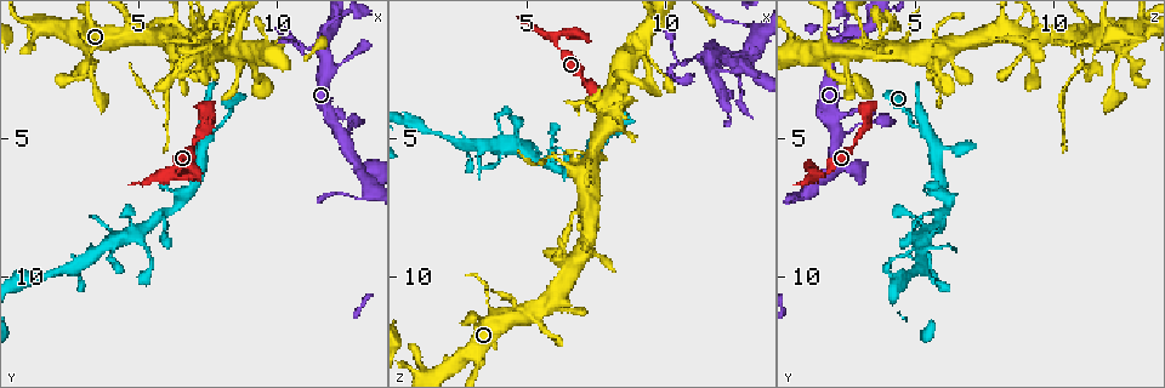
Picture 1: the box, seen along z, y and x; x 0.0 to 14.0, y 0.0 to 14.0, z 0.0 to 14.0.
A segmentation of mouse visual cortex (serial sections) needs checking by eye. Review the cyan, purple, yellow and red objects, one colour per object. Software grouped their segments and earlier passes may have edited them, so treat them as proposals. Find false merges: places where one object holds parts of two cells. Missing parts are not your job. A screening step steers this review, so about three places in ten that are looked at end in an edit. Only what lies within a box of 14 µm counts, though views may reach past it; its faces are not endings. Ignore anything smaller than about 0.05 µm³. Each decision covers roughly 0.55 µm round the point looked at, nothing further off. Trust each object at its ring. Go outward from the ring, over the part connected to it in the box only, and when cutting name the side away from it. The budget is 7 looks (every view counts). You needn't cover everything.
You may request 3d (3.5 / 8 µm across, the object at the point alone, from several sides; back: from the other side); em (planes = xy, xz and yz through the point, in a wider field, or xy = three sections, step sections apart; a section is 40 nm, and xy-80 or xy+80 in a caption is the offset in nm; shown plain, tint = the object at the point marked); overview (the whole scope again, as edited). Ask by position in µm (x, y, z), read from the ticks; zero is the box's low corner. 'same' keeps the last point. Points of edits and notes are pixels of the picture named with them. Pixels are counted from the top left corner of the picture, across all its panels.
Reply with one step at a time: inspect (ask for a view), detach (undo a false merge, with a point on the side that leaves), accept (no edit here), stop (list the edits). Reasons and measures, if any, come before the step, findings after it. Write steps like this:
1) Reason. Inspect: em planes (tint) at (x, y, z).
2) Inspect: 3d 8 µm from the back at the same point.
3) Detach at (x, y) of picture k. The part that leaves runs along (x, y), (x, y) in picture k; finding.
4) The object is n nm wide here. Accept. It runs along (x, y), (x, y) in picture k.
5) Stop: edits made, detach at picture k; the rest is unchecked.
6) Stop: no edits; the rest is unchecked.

Narrows sharply. Inspect: 3d 3.5 µm from the back at (7.4, 4.5, 3.3).

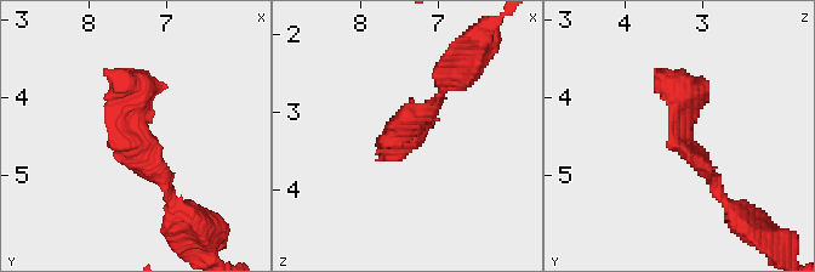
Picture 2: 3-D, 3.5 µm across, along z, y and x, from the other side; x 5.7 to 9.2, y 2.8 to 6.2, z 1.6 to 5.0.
Accept. It runs along (719, 191), (657, 72) in picture 2; continuous, no second cell.

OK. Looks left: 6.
Thin neck. Inspect: 3d 3.5 µm from the back at (9.0, 2.1, 1.9).

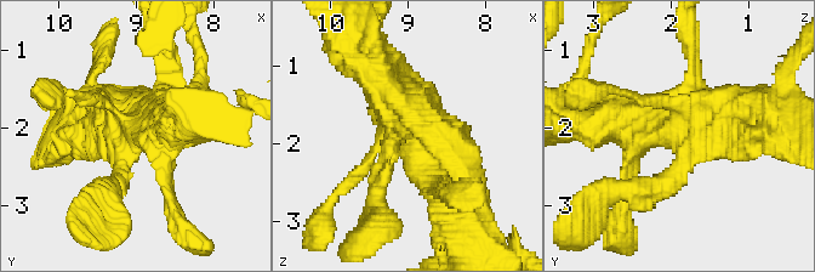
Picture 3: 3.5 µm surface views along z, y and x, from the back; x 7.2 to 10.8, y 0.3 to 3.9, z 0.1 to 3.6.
Inspect: em planes (tint) at (9.00, 2.05, 1.85).

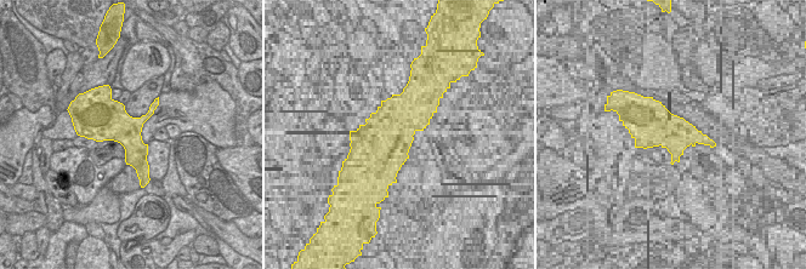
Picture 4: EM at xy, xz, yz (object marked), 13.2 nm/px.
Accept. It runs along (455, 198), (444, 151), (377, 64) in picture 3; continuous, no second cell.

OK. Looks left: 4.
Three-way junction. Inspect: 3d 3.5 µm at (5.8, 7.7, 6.0).

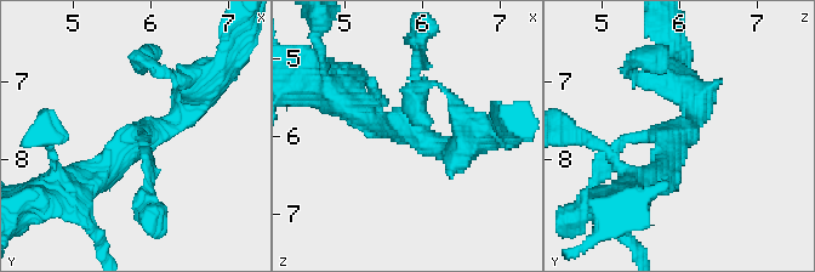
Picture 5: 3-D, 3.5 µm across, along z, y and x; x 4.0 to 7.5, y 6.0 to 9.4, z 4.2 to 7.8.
3 arms meet here; the arms are 150, 350, 350 nm wide; need the tissue. Inspect: em xy step 3 (tint) at (5.80, 7.70, 5.90).

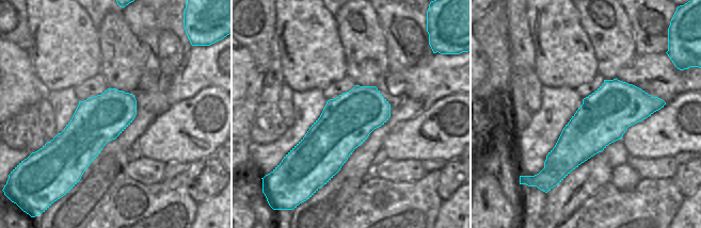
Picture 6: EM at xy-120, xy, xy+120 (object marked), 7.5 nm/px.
Cut it another way. Inspect: em xy step 5 (tint) at the same point.

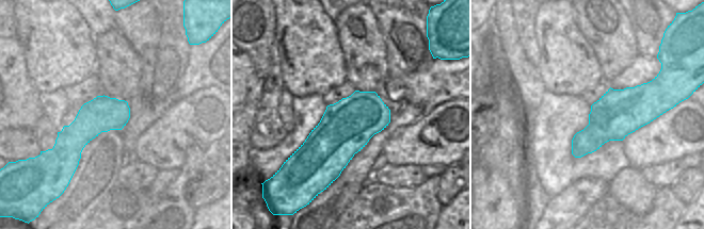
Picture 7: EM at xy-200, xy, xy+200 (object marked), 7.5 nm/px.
The object is 400 nm wide here. Accept. It runs along (194, 95), (171, 125), (74, 181) in picture 5; all the same cell.

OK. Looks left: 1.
Stop: no edits; the rest is unchecked.

